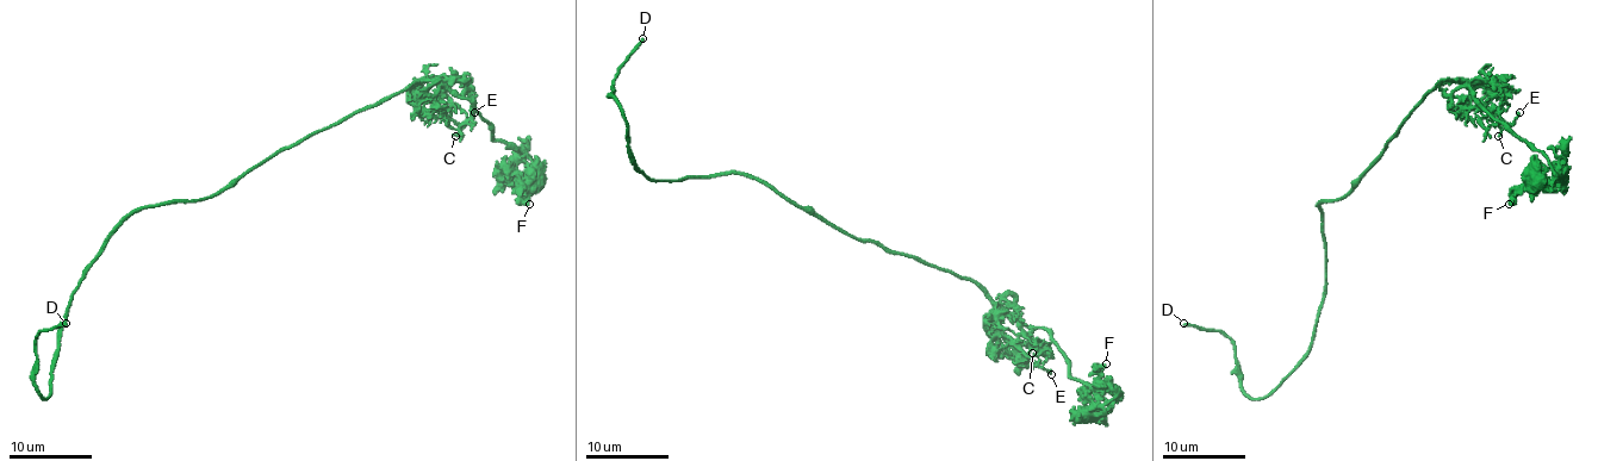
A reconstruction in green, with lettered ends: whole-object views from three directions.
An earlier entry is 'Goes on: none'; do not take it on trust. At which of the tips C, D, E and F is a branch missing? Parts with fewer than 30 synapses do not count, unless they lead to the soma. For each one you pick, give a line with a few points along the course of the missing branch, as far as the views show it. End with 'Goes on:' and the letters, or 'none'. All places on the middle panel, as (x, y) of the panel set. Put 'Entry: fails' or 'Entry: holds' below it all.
Goes on: D
Entry: fails

